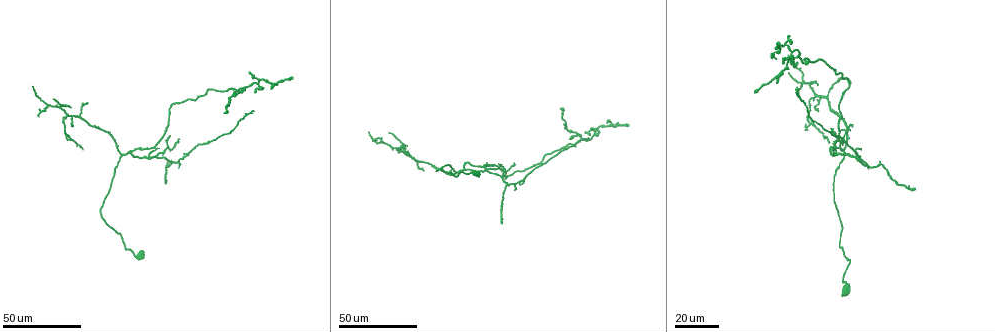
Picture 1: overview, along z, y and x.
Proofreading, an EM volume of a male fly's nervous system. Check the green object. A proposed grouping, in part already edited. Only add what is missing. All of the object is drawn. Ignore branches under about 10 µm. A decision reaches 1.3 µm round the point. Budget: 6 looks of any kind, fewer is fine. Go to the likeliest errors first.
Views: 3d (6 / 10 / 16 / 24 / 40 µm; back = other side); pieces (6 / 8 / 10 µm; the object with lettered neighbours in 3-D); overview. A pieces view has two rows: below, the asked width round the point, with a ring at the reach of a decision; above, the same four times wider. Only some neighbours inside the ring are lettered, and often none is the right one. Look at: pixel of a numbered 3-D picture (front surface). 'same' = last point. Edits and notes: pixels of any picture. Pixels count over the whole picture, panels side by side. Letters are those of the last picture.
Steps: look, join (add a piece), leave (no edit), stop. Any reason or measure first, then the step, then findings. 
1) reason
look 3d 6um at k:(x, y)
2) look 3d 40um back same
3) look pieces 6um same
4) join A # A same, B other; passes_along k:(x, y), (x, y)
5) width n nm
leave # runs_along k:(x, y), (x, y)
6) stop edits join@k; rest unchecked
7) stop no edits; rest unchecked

branch stops here
look 3d 24um at 1:(503, 224)

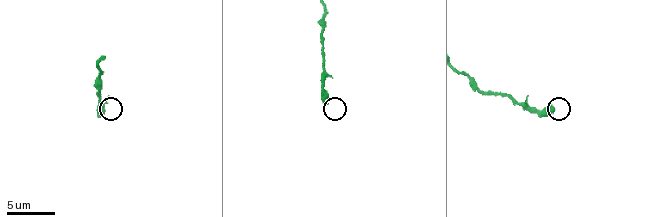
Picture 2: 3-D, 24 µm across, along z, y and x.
look pieces 10um at 2:(325, 103)

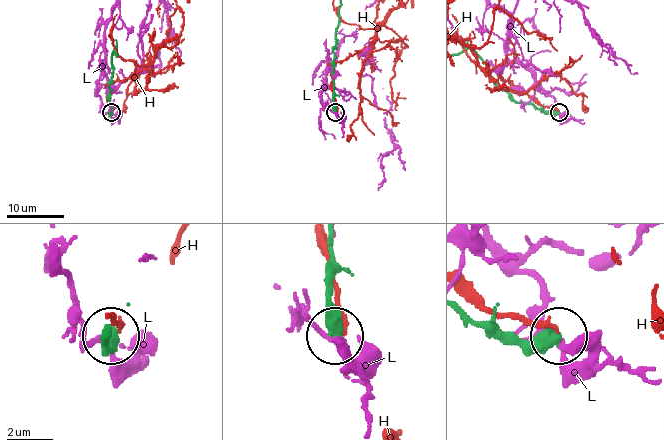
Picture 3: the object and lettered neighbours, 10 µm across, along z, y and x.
leave # H other, L other; runs_along 3:(327, 241), (331, 331); none of them fits

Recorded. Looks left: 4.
branch stops here
look 3d 24um at 1:(798, 62)

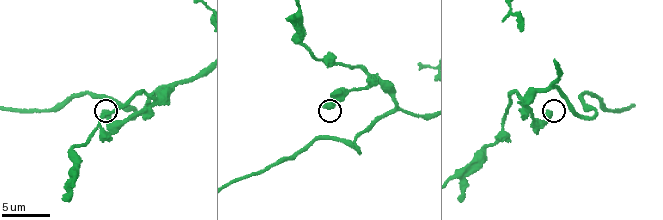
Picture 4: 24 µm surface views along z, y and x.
see the neighbours
look pieces 8um at 4:(325, 104)

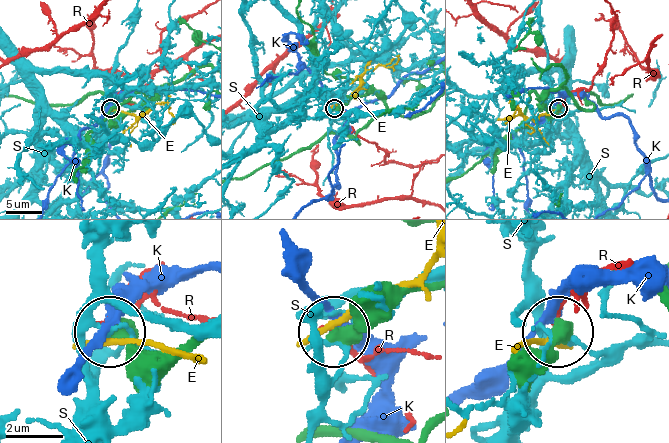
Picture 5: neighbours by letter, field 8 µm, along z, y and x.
width 510 nm
leave # E other, K other, R other, S other; no lettered piece goes on from it

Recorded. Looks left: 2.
an open end
look 3d 40um at 1:(254, 112)

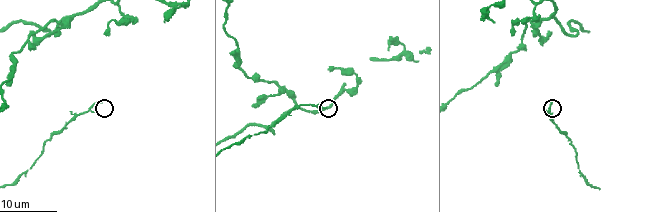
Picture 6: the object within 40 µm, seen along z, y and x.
look pieces 8um at 6:(103, 103)

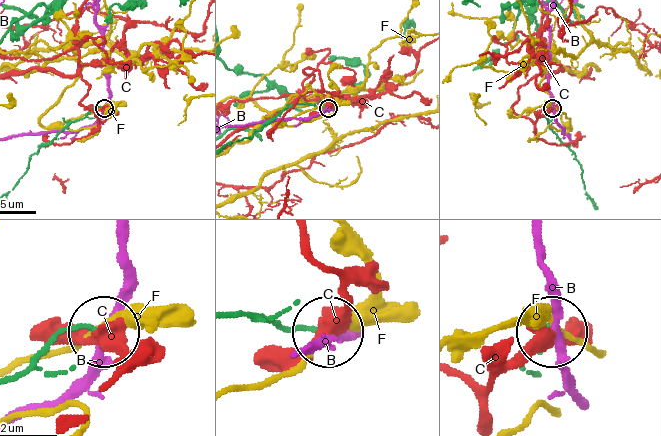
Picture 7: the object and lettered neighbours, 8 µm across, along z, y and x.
leave # B other, C other, F other; runs_along 7:(12, 189), (33, 154), (71, 123), (94, 108), (102, 107); none of them fits

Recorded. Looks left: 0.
stop no edits; rest unchecked

